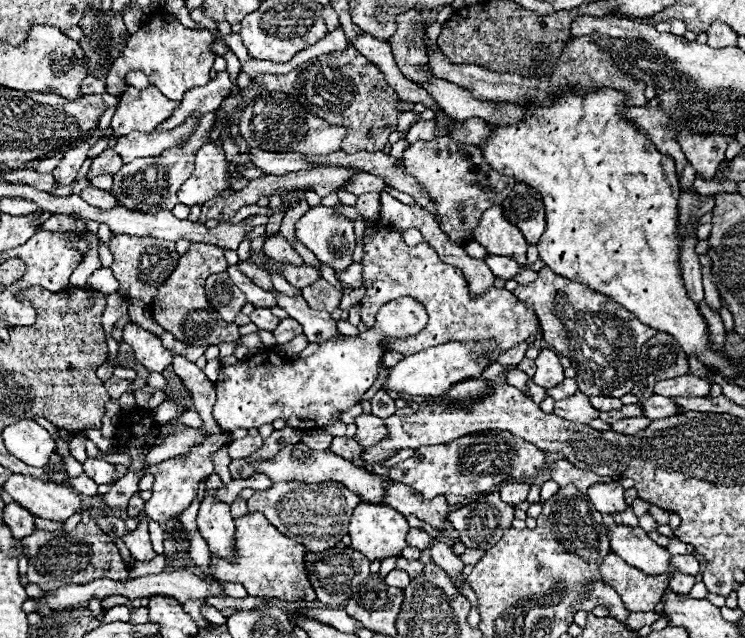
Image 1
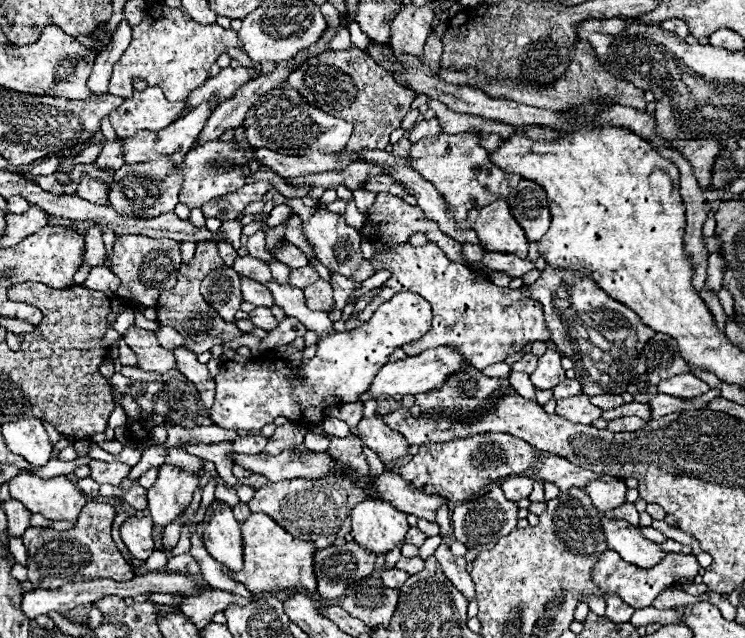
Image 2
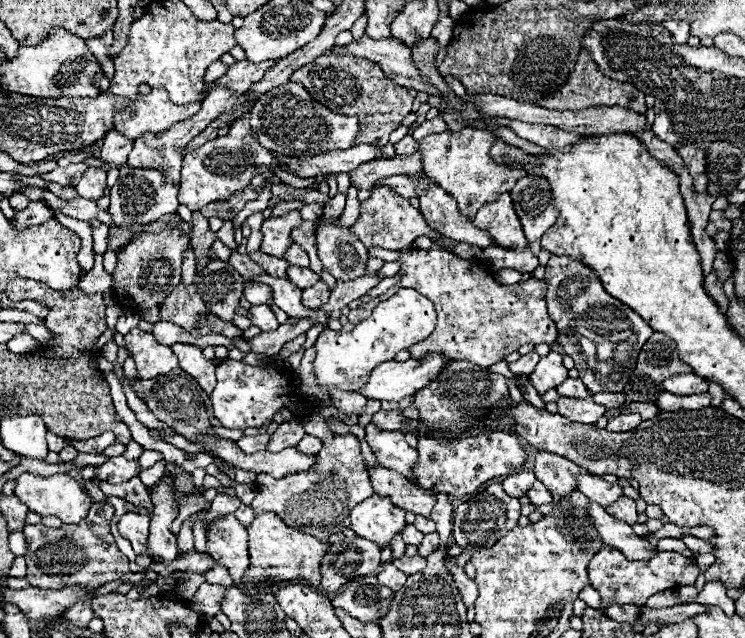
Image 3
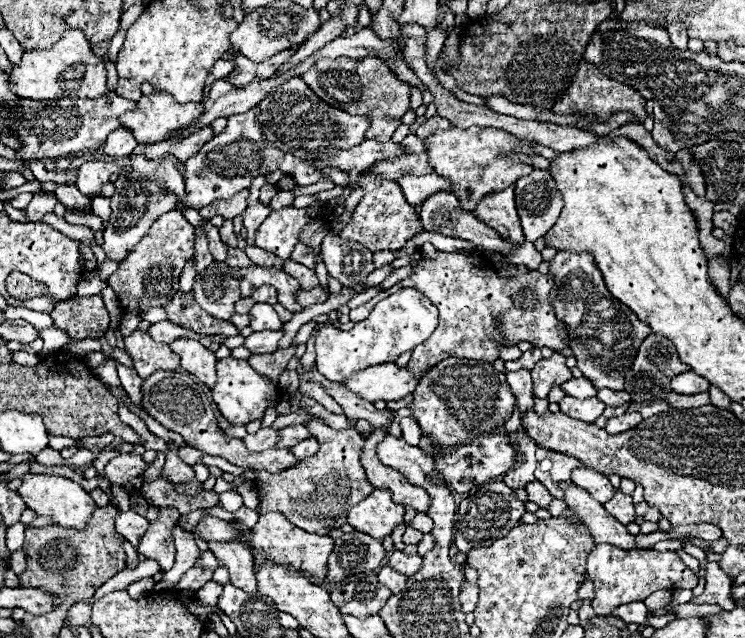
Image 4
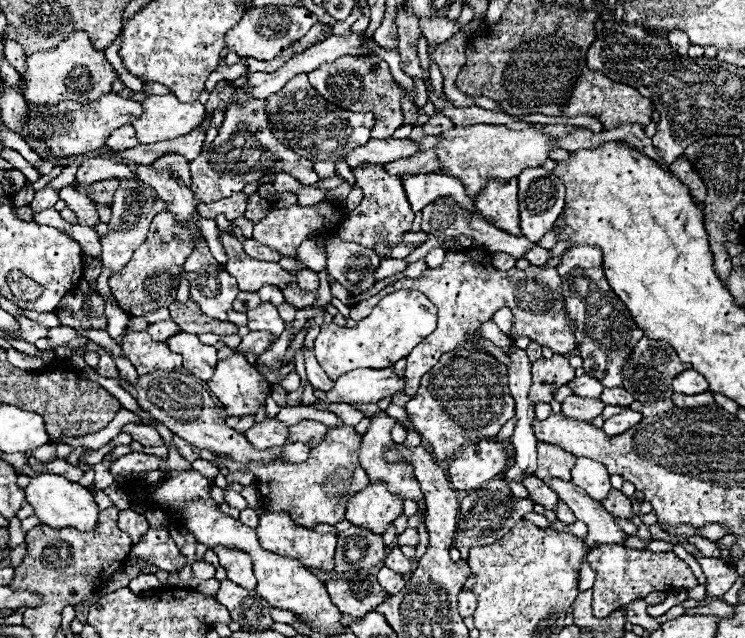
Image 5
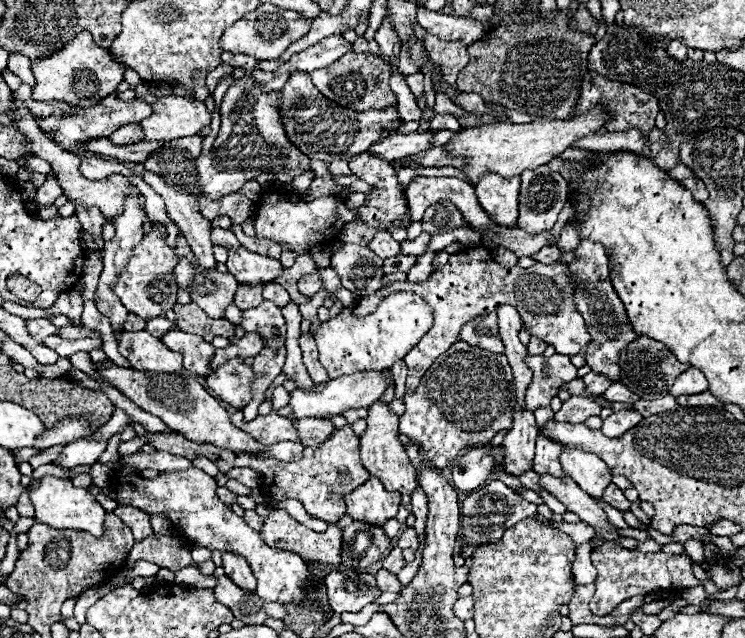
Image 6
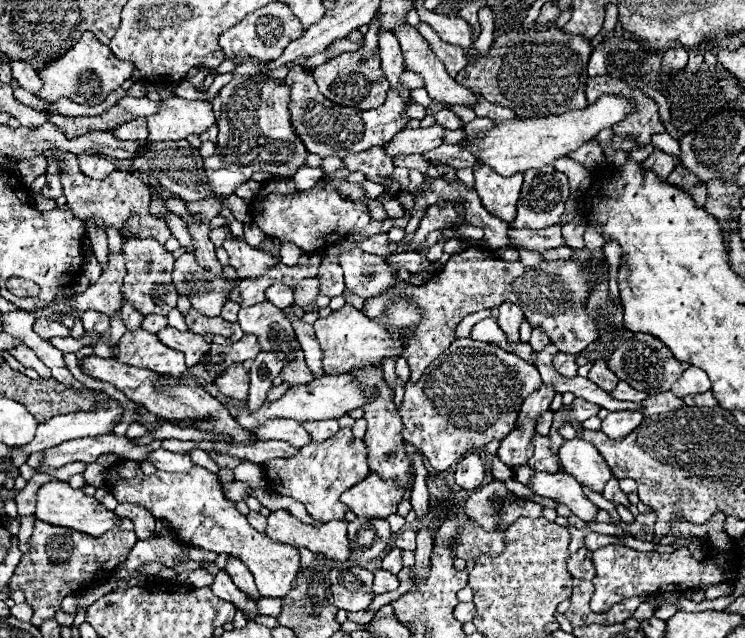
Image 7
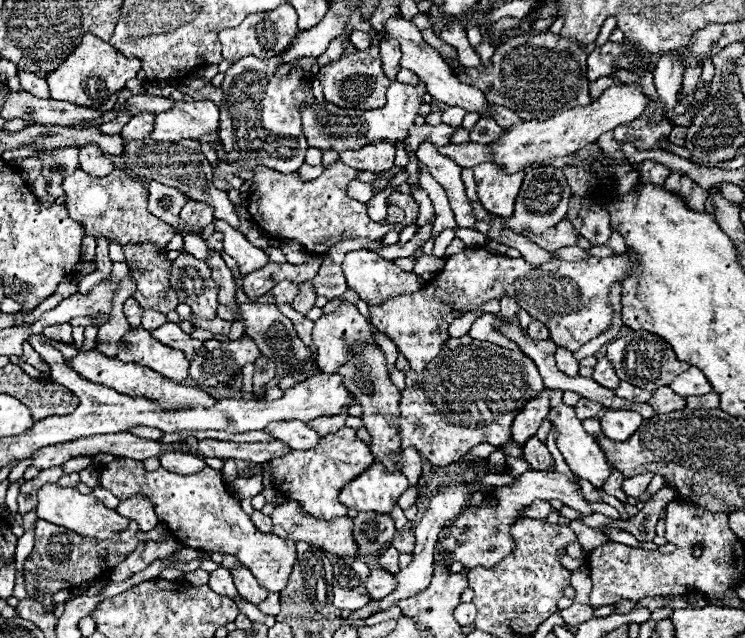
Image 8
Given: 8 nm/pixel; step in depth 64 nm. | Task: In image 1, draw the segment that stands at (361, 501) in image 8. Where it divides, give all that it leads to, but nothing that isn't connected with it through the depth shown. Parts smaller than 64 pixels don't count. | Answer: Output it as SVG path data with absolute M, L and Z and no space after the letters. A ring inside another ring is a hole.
M362 502L358 504L358 508L354 508L352 520L350 520L350 538L352 538L352 546L362 552L368 560L384 560L390 556L400 556L402 548L406 546L406 532L408 532L408 522L406 518L396 512L390 506L384 504L368 504Z

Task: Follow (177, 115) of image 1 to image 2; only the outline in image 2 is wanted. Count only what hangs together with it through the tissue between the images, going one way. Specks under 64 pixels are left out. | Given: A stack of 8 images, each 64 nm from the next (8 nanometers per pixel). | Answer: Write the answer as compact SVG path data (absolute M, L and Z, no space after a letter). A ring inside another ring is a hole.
M238 66L238 68L222 68L220 74L216 78L210 78L202 88L196 88L190 98L186 100L188 106L198 106L206 100L210 100L210 96L218 96L218 100L226 100L230 96L234 96L238 92L238 88L242 88L244 84L250 82L250 78L254 80L254 68L244 68L244 66Z

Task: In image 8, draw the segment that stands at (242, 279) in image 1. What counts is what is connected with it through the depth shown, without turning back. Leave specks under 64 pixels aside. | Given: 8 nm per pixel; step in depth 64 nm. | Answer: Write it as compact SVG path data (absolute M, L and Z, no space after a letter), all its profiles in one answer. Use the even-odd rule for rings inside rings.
M282 280L276 286L276 302L278 304L291 304L299 291L299 284L288 280Z

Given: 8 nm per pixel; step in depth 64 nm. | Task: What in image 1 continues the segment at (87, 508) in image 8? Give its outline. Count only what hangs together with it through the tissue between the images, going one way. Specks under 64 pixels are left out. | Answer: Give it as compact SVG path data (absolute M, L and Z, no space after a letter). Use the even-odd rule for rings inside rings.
M10 476L4 484L4 490L18 502L22 508L30 510L34 516L48 520L66 520L80 510L80 494L74 492L64 482L44 482L34 480L32 476Z

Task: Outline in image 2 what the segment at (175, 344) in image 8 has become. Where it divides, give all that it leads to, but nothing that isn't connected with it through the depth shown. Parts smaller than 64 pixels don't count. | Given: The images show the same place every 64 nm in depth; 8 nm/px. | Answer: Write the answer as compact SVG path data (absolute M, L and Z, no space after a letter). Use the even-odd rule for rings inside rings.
M176 348L174 356L176 356L176 368L188 380L192 380L196 384L204 406L210 408L212 402L214 402L214 378L210 376L206 364L198 362L198 354L194 354L194 352L186 350L186 348Z

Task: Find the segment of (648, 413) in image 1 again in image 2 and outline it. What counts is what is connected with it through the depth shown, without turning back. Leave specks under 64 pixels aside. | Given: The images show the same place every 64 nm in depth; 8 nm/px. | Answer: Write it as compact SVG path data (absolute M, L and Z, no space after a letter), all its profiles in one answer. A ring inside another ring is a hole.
M708 390L704 396L696 396L696 398L674 398L668 394L658 394L648 404L652 408L652 418L658 418L670 412L680 412L684 408L706 408L706 404L716 396L720 396L720 390Z

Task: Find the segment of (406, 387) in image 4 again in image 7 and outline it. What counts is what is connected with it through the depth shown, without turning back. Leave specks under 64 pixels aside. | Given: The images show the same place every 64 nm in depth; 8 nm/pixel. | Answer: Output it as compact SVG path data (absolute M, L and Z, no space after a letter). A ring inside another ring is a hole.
M340 374L340 376L320 376L314 378L308 384L300 384L300 386L292 386L288 388L288 392L270 404L262 404L260 408L256 408L254 412L250 412L246 408L246 404L224 404L228 408L228 412L236 418L236 422L240 424L240 428L252 432L254 428L258 428L258 424L264 424L266 420L274 420L274 418L292 418L298 422L306 422L306 420L326 420L326 418L340 418L344 414L348 414L354 408L364 406L366 402L370 402L376 394L372 392L370 396L366 396L362 392L360 382L356 382L352 376Z

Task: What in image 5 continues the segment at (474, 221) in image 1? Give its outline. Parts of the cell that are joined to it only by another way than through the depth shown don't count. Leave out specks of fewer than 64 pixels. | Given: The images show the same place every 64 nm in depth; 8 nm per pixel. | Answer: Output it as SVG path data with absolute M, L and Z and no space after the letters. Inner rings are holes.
M476 124L468 128L454 128L442 134L440 144L436 146L436 154L440 160L440 170L456 176L466 186L466 192L476 198L476 194L486 186L486 180L500 178L510 180L516 178L526 168L542 166L550 150L556 146L552 144L552 136L544 134L542 124L534 124L526 130L510 130L506 126L494 124Z

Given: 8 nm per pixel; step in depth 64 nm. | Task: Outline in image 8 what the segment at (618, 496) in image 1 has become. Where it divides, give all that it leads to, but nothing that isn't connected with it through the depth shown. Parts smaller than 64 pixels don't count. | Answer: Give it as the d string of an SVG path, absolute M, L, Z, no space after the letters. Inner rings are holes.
M560 402L558 406L550 408L548 420L552 422L552 426L554 426L554 430L556 430L556 444L558 444L558 450L560 450L562 456L566 458L568 466L572 468L572 472L574 472L578 478L590 480L592 486L600 488L600 486L606 482L606 478L610 476L612 470L610 470L610 464L608 464L608 460L606 460L602 448L598 446L598 442L596 442L590 434L584 432L582 422L580 422L580 420L576 418L576 414L574 414L574 408L572 408L572 406L566 406L564 402Z

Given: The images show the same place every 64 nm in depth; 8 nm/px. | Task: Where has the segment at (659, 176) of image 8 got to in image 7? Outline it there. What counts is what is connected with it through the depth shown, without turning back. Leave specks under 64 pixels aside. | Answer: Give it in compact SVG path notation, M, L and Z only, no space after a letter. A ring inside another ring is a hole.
M654 150L654 158L656 158L656 162L654 162L654 174L660 178L660 180L666 180L668 178L668 174L674 170L674 166L676 166L676 156L670 156L670 154L666 154L666 152L662 152L662 150Z

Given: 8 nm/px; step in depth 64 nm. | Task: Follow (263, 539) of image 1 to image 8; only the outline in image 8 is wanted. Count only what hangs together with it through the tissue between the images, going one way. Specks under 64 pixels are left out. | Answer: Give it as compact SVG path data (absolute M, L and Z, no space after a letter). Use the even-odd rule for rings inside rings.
M286 500L278 508L274 508L270 518L274 522L274 534L280 538L294 540L294 542L308 542L334 556L354 556L358 552L358 546L352 536L354 520L350 516L342 516L338 520L318 520L318 518L310 516L308 512L304 512L302 506L296 504L296 500Z

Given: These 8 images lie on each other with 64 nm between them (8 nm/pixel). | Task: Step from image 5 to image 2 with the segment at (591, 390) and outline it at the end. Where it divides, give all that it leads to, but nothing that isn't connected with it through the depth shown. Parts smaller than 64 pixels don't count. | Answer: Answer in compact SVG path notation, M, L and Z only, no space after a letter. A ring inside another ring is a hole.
M566 378L562 384L558 384L558 388L552 388L552 392L554 392L554 398L560 400L560 398L570 398L570 396L580 396L582 386L578 380Z

